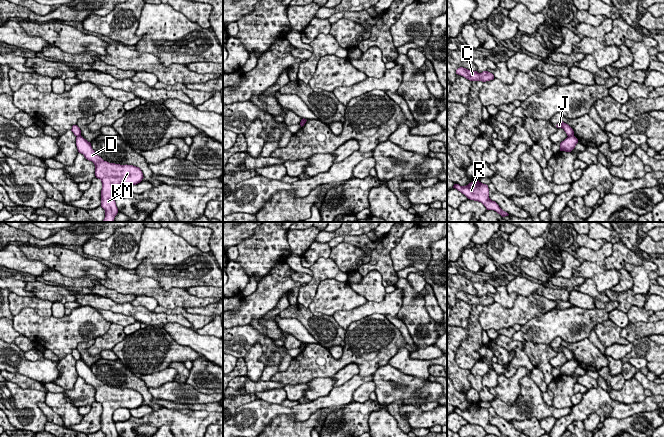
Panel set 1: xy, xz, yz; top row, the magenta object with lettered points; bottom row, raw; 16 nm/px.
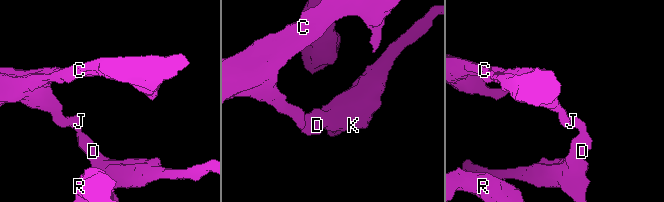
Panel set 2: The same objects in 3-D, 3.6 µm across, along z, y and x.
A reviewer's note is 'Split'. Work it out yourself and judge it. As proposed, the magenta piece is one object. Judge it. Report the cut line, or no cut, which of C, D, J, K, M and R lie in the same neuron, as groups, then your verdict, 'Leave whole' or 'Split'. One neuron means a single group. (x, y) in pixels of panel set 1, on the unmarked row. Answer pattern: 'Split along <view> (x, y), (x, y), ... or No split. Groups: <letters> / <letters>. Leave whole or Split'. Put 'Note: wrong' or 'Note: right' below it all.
Split along yz (568, 359), (573, 360). Groups: C J / D K M R. Split
Note: right

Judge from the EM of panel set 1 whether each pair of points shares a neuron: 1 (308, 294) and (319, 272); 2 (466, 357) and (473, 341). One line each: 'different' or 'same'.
1: same
2: same

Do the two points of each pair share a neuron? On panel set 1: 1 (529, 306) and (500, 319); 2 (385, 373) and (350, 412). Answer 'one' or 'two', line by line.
1: one
2: two

